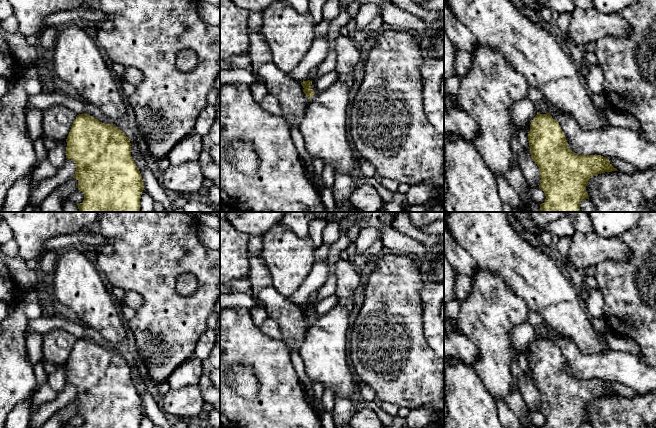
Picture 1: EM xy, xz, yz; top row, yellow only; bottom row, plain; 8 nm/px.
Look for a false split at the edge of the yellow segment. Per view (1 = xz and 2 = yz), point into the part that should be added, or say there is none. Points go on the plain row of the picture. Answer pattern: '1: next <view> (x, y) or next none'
1: next none
2: next none

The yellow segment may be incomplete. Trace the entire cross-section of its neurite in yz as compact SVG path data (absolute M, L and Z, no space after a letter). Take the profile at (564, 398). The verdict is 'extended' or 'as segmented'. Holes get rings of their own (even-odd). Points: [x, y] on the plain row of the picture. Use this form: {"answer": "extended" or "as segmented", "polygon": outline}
{"answer": "as segmented", "polygon": "M537 337L530 348L528 365L532 385L540 395L539 412L546 420L542 428L580 428L583 424L589 423L586 410L590 402L601 397L618 395L606 381L579 379L571 375L559 347L549 337Z"}

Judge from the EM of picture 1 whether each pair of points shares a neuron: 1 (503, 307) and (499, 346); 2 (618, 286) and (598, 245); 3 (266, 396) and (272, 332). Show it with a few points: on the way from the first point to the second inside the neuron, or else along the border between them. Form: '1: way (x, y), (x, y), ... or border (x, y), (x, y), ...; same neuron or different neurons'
1: way (499, 317), (499, 336); same neuron
2: border (628, 258), (625, 261), (604, 260), (595, 266); different neurons
3: border (258, 327), (269, 337), (282, 341); different neurons

